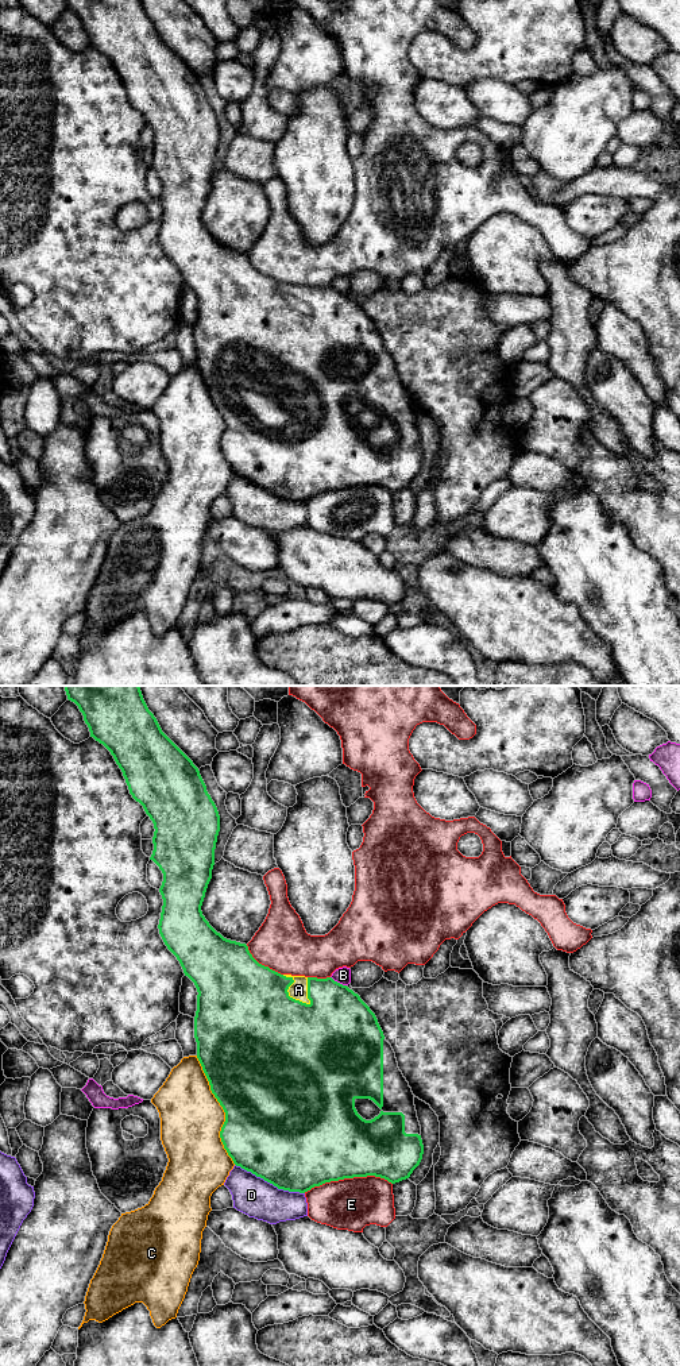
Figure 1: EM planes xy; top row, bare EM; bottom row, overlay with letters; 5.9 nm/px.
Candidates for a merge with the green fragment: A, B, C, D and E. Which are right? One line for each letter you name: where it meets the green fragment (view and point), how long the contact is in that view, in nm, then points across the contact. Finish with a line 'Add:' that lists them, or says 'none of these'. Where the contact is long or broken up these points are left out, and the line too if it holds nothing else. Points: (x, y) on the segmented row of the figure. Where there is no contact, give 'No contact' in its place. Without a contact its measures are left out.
A: Touches green at xy (288, 992). Shared border 240 nm
Add: A

